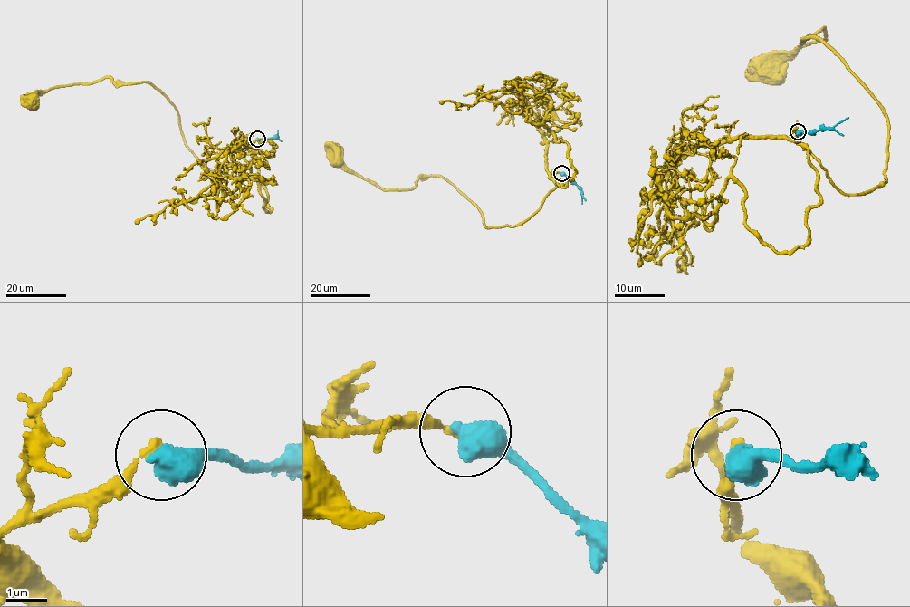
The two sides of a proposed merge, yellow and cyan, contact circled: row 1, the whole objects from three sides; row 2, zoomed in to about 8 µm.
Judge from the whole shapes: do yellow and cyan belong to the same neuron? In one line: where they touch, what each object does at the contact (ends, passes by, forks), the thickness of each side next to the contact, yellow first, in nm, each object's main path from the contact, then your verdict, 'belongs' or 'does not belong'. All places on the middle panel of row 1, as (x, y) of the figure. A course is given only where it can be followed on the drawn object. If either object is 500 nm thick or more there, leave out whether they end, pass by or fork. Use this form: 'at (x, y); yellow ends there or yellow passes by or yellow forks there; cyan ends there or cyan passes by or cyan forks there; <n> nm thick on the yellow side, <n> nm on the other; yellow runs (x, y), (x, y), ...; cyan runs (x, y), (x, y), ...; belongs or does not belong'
at (561, 173); 220 nm thick on the yellow side, 650 nm on the other; yellow runs (560, 173), (550, 174), (556, 186), (523, 221), (486, 227), (439, 176), (380, 189), (336, 156); cyan runs (561, 173), (578, 186), (582, 203); does not belong

